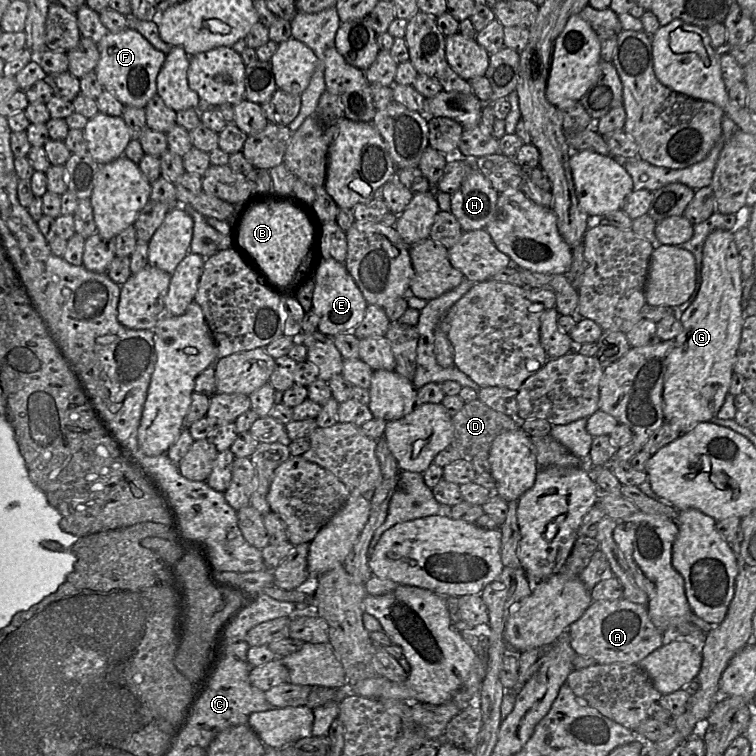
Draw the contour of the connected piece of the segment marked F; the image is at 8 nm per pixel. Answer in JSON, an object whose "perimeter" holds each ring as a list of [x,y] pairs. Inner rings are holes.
{"perimeter":[[[129,28],[119,32],[108,32],[97,42],[97,46],[99,49],[99,61],[95,68],[95,74],[103,90],[108,90],[125,106],[145,108],[147,102],[157,94],[156,80],[166,54],[156,49],[139,32]]]}

